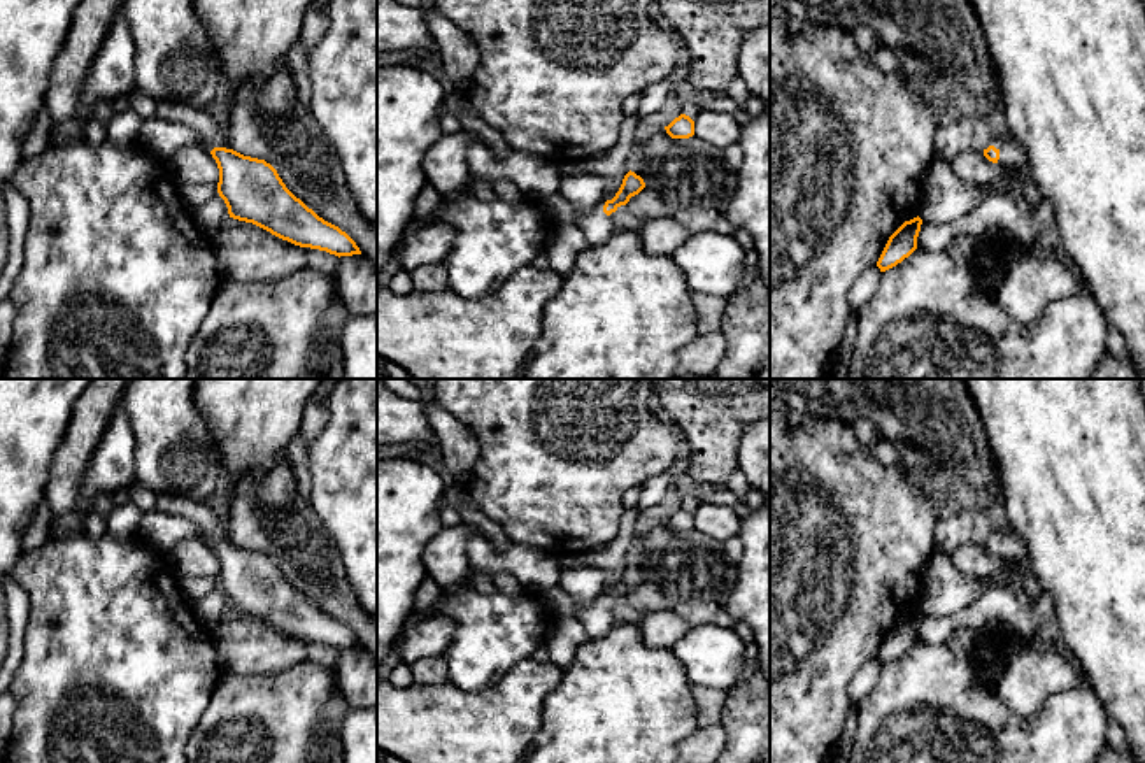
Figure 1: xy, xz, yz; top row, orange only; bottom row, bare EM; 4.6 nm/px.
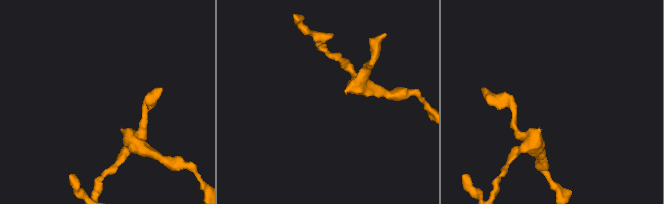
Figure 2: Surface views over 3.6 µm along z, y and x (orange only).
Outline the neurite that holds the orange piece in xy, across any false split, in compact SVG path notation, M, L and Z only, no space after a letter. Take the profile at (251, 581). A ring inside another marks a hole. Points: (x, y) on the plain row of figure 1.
M158 509L144 512L137 533L163 554L186 538L203 538L217 556L217 586L230 610L252 616L300 640L326 644L338 651L361 647L345 624L296 591L265 553L216 540L200 524Z

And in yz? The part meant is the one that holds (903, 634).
M917 609L910 614L905 614L887 633L877 660L880 665L885 665L905 651L908 651L917 642L917 630L921 624L922 612Z

